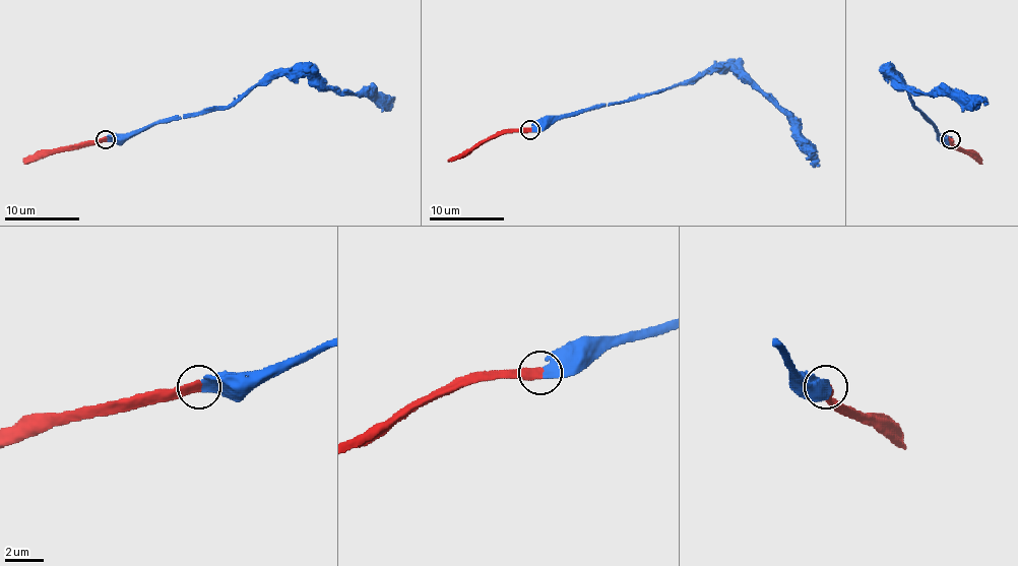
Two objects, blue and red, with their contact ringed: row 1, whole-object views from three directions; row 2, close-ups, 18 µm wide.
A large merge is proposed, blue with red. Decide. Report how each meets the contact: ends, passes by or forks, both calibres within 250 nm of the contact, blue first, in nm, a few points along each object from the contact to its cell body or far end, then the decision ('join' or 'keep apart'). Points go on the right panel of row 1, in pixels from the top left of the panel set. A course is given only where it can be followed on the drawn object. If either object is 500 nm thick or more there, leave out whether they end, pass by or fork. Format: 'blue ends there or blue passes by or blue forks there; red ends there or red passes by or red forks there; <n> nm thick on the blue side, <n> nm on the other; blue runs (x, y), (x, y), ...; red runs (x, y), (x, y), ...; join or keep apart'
500 nm thick on the blue side, 400 nm on the other; blue runs (950, 139), (914, 107), (905, 86), (889, 75), (896, 75), (907, 86), (923, 92), (974, 95), (988, 102); red runs (950, 139), (981, 163); join

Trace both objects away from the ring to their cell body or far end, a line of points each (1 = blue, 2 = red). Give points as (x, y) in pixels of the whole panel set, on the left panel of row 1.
1: (106, 139), (180, 117), (231, 107), (254, 86), (280, 75), (318, 75), (330, 86), (381, 95), (394, 102)
2: (106, 139), (48, 150), (23, 163)

